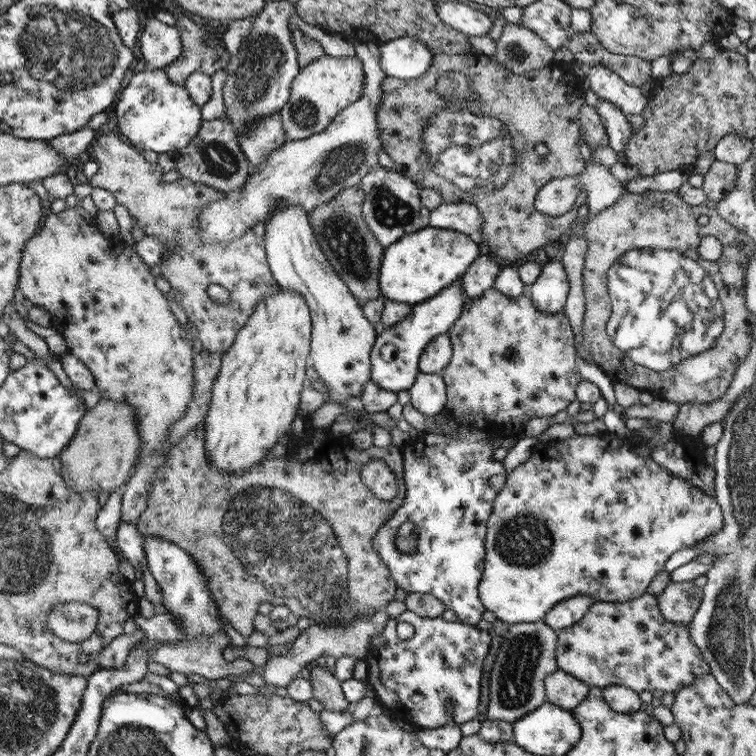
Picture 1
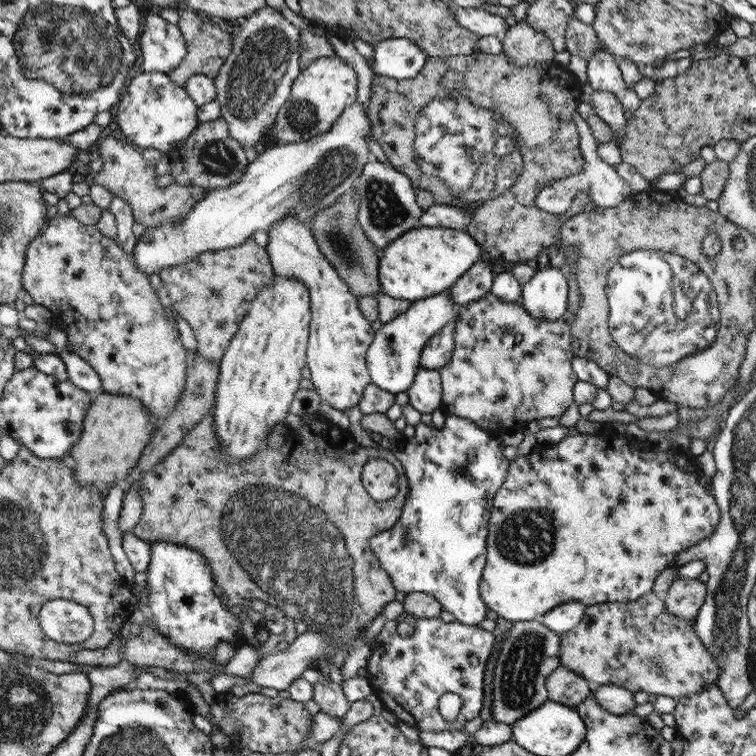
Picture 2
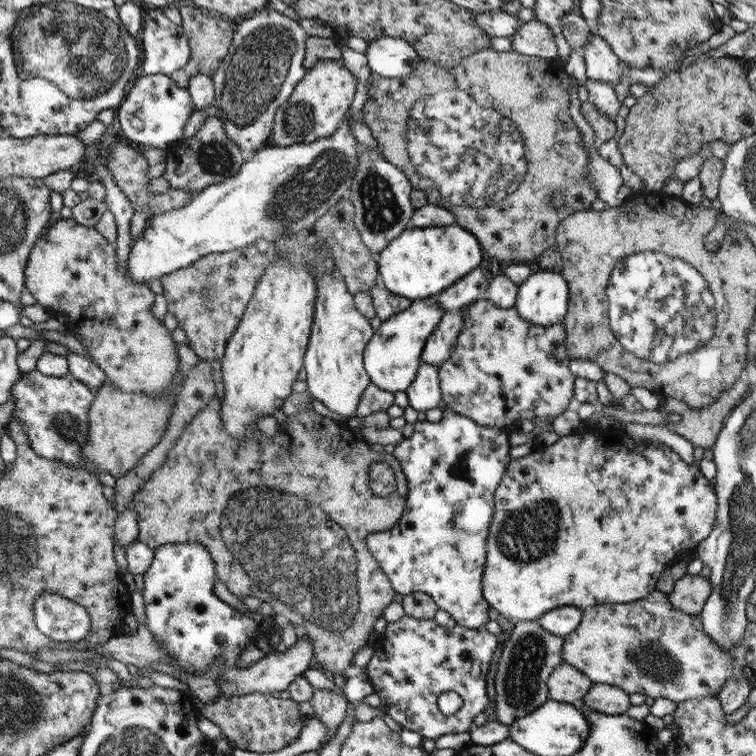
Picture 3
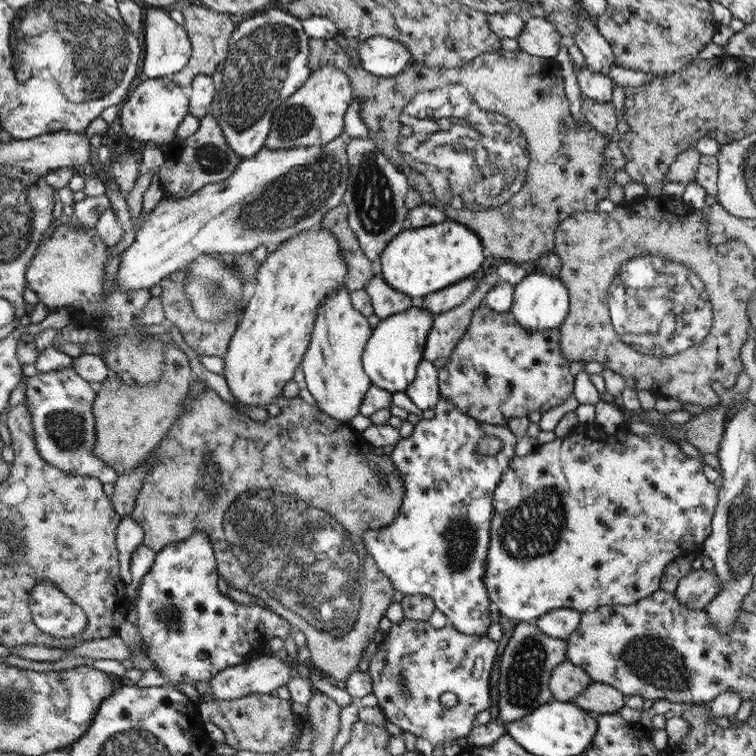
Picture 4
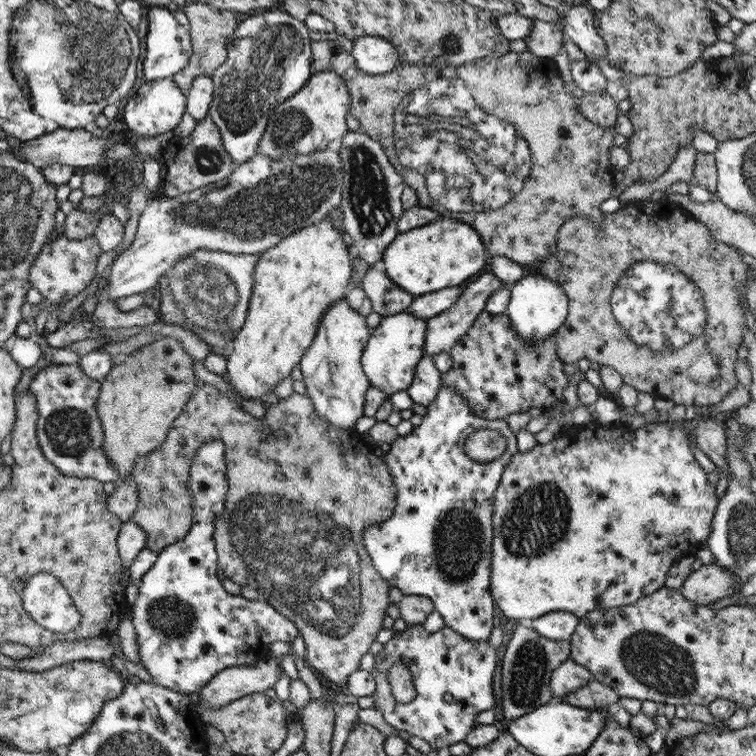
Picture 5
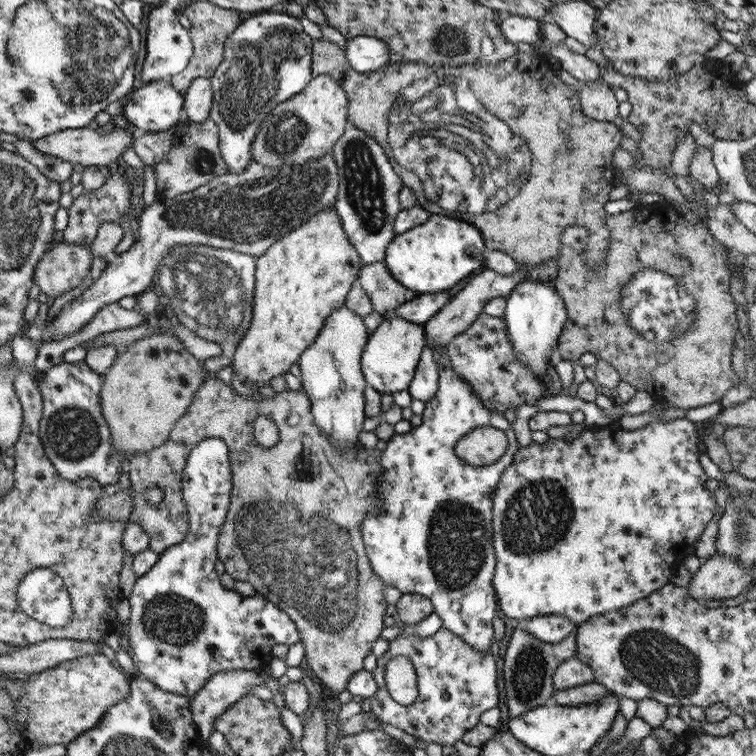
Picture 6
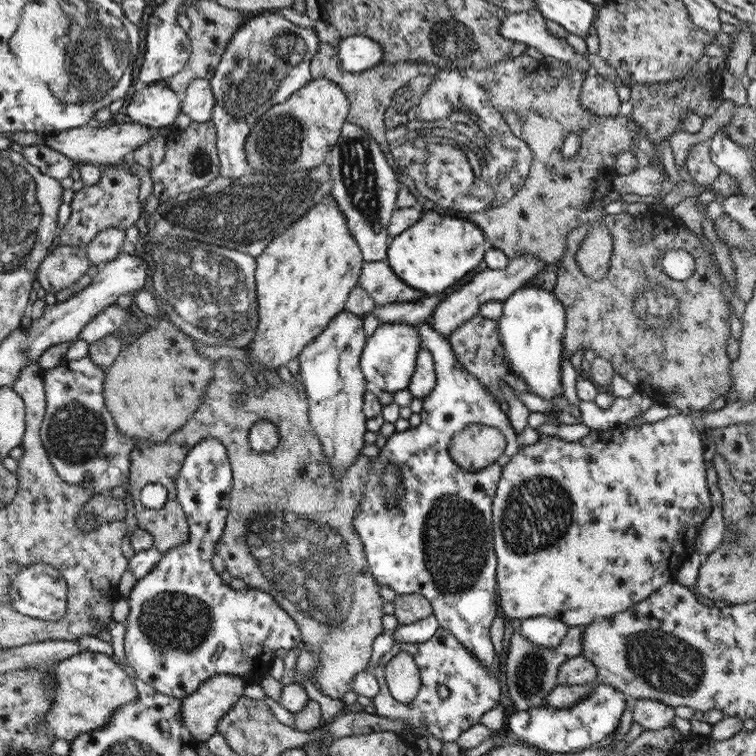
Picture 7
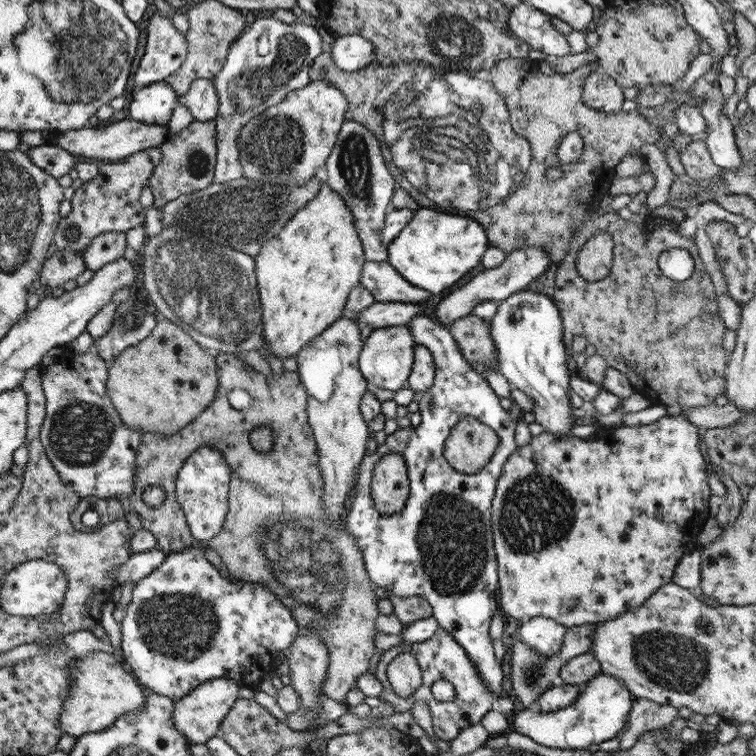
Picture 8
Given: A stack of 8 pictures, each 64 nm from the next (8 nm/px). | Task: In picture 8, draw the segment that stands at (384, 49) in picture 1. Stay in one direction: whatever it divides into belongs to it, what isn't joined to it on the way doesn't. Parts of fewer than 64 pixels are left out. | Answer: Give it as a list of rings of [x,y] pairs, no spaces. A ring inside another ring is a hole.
[[[336,35],[336,40],[329,48],[330,56],[333,58],[335,65],[346,72],[356,72],[373,63],[377,54],[372,43],[367,38],[360,35]]]

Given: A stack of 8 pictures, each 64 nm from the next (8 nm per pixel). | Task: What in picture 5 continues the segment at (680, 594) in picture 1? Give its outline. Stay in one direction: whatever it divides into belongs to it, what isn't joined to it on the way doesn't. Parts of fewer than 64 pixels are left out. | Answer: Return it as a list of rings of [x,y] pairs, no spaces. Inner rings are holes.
[[[714,560],[713,563],[703,564],[699,570],[692,571],[680,593],[690,603],[710,606],[727,601],[736,595],[736,584],[738,581],[734,579],[734,575]]]

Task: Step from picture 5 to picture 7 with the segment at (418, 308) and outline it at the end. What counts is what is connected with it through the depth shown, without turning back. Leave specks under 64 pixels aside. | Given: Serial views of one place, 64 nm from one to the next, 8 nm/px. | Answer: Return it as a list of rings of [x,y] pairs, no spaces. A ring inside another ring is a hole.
[[[424,295],[418,300],[407,303],[392,303],[384,306],[375,305],[371,314],[378,318],[380,324],[406,323],[415,327],[426,322],[441,303],[437,295]]]

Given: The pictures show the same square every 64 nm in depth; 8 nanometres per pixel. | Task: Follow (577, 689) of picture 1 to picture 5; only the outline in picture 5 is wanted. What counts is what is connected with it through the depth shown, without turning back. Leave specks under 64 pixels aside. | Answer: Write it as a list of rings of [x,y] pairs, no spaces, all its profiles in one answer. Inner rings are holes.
[[[570,658],[554,669],[550,688],[554,699],[561,701],[562,697],[570,695],[574,690],[579,689],[592,680],[594,680],[592,673]]]

